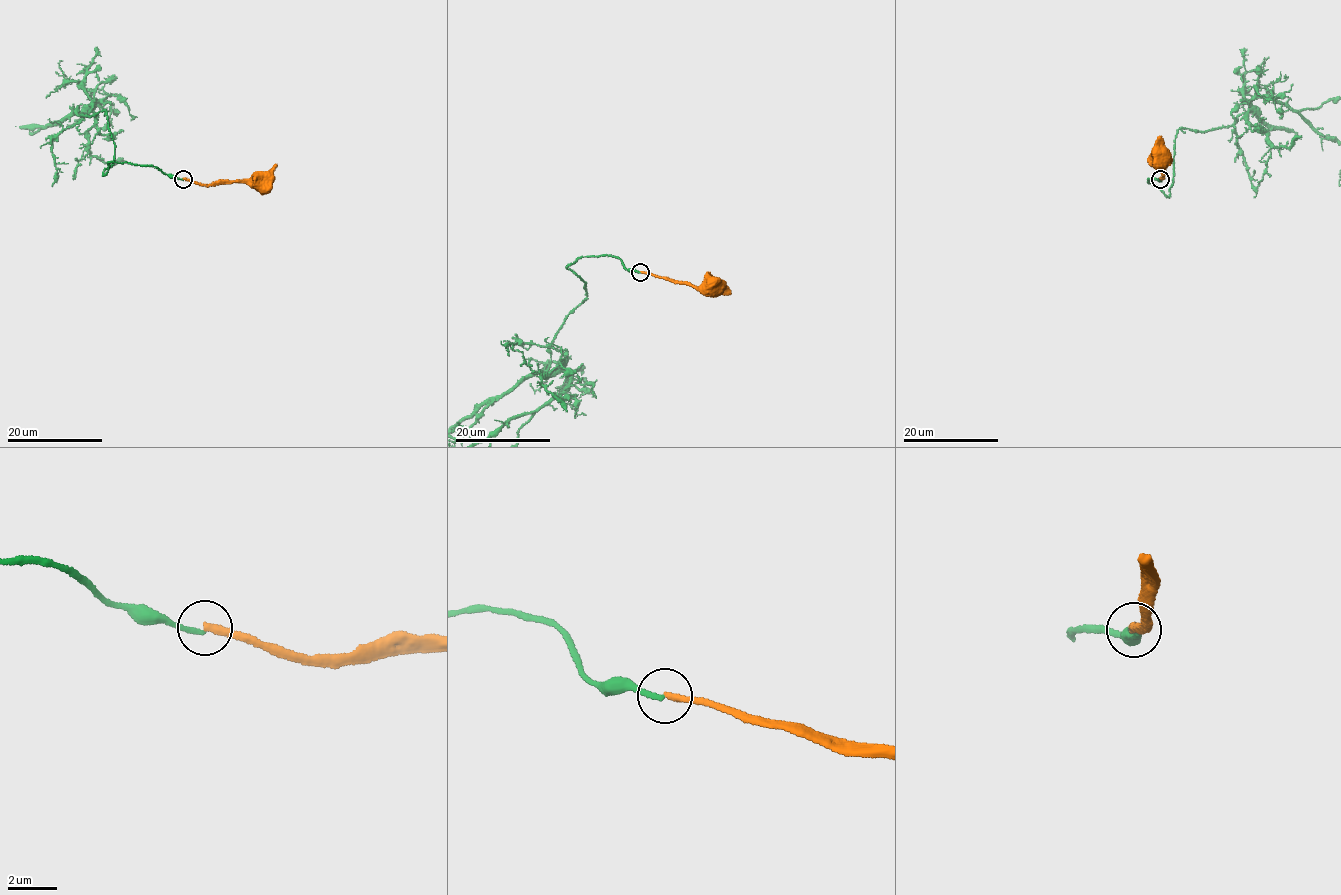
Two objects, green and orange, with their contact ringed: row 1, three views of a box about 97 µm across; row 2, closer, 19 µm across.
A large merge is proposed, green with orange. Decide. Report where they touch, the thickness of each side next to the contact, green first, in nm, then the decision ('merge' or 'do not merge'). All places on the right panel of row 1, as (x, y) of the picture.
at (1160, 179); 200 nm thick on the green side, 280 nm on the other; do not merge

